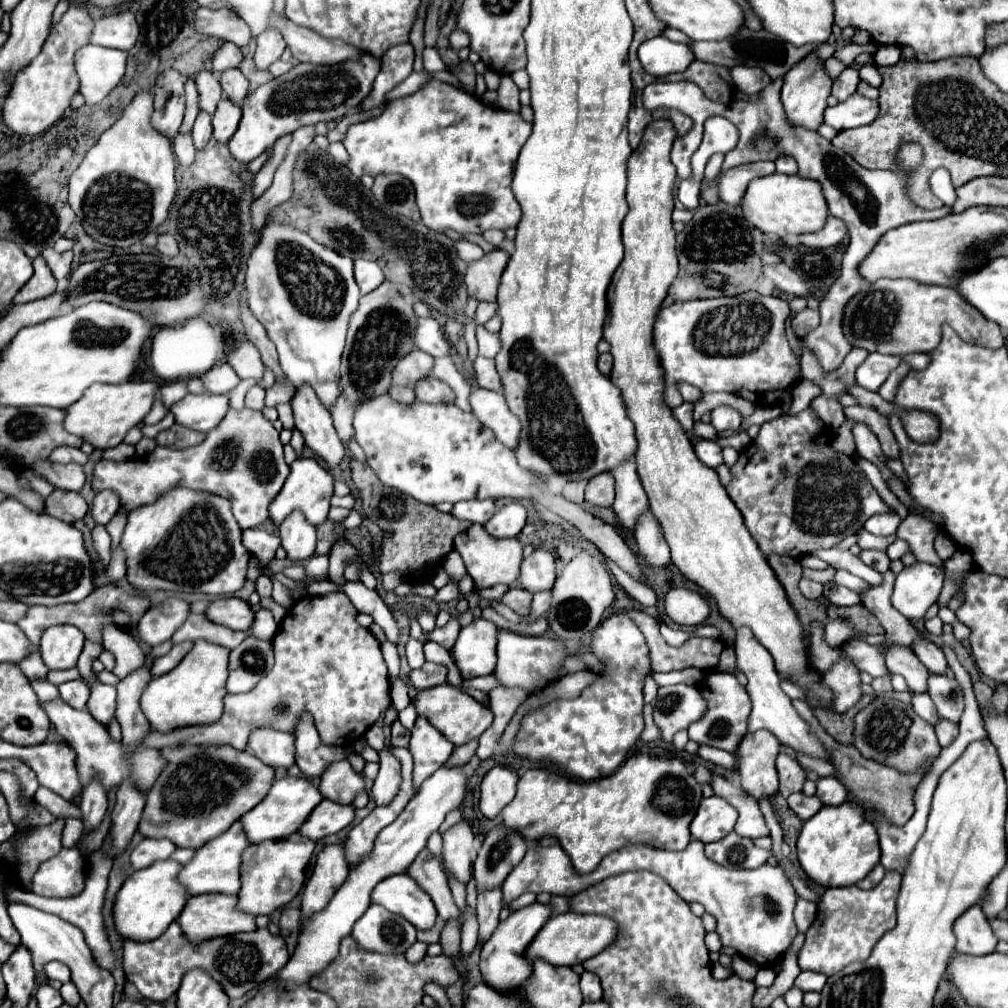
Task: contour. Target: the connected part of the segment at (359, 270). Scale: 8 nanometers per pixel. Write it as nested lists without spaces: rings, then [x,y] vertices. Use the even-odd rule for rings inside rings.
[[[356,259],[354,261],[354,277],[356,277],[356,283],[358,283],[362,293],[370,293],[378,285],[384,283],[384,273],[378,267],[378,263],[366,261],[366,259]]]

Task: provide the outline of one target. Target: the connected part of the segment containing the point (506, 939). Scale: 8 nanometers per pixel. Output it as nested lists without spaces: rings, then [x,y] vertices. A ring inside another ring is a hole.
[[[532,903],[528,907],[514,911],[506,921],[502,921],[496,927],[492,937],[482,945],[482,959],[480,959],[480,971],[488,985],[492,985],[498,991],[518,991],[518,989],[522,991],[524,989],[524,981],[532,973],[532,963],[528,963],[522,953],[528,947],[528,943],[536,937],[536,933],[542,929],[542,925],[550,919],[550,915],[552,915],[550,905]]]

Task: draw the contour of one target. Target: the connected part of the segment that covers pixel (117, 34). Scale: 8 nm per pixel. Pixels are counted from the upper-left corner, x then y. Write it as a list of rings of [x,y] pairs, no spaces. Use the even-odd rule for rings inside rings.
[[[118,13],[118,15],[108,15],[96,21],[90,35],[90,43],[120,49],[120,51],[130,51],[138,35],[140,35],[140,27],[134,15]]]

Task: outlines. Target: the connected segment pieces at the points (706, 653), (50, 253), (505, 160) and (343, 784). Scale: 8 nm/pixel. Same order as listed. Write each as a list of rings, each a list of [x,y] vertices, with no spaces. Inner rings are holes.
[[[630,609],[624,613],[632,617],[632,621],[638,625],[638,629],[646,637],[652,671],[676,671],[684,667],[698,667],[698,669],[716,667],[718,655],[724,645],[718,639],[692,637],[682,647],[670,647],[660,635],[660,623],[654,617],[650,617],[646,611]]]
[[[46,247],[42,251],[42,257],[46,261],[46,265],[52,269],[52,275],[56,279],[68,277],[70,275],[70,263],[72,263],[72,251],[64,251],[64,253],[56,253],[52,247]]]
[[[432,79],[428,85],[424,85],[418,93],[414,95],[408,95],[408,97],[400,97],[400,99],[392,99],[388,101],[386,109],[382,111],[382,115],[374,117],[374,119],[368,119],[368,121],[362,121],[362,123],[356,123],[348,129],[346,137],[344,137],[344,147],[350,155],[350,161],[348,161],[348,169],[354,171],[356,177],[362,177],[362,175],[380,175],[380,173],[386,173],[386,175],[392,175],[392,173],[398,173],[406,179],[412,181],[414,189],[416,189],[416,203],[418,203],[418,209],[420,209],[421,220],[426,227],[442,233],[444,229],[454,229],[458,233],[482,233],[482,231],[488,231],[488,229],[500,229],[500,231],[506,231],[510,227],[516,227],[518,221],[520,221],[520,205],[518,201],[514,199],[514,193],[510,189],[510,183],[512,183],[512,173],[514,173],[514,163],[518,159],[518,153],[522,149],[522,145],[526,143],[526,139],[530,137],[532,133],[532,123],[530,121],[524,121],[520,117],[520,113],[514,113],[514,111],[504,111],[504,109],[498,109],[498,107],[488,107],[484,105],[480,99],[476,99],[474,95],[466,93],[466,91],[458,91],[456,87],[448,85],[448,83],[442,83],[442,81],[436,81]]]
[[[348,761],[332,763],[320,777],[320,793],[334,803],[350,805],[362,791],[366,791],[364,779],[350,767]]]

